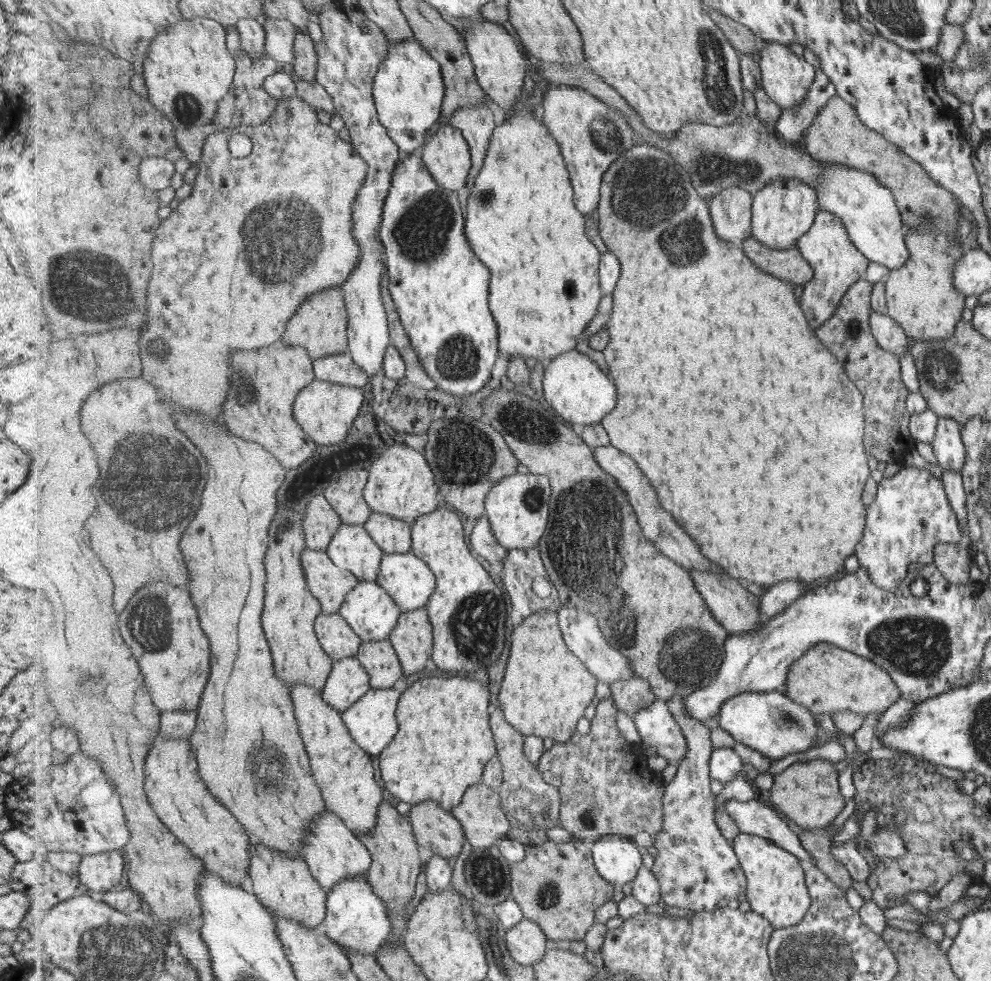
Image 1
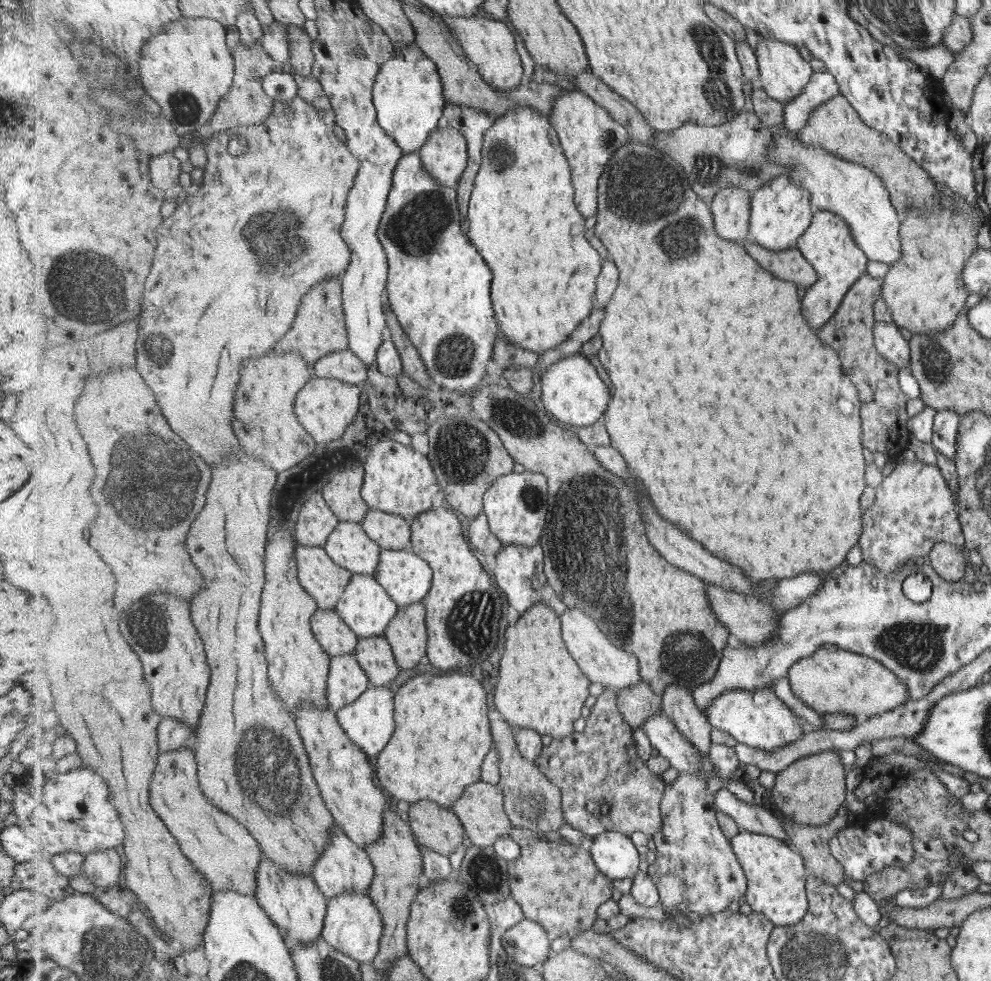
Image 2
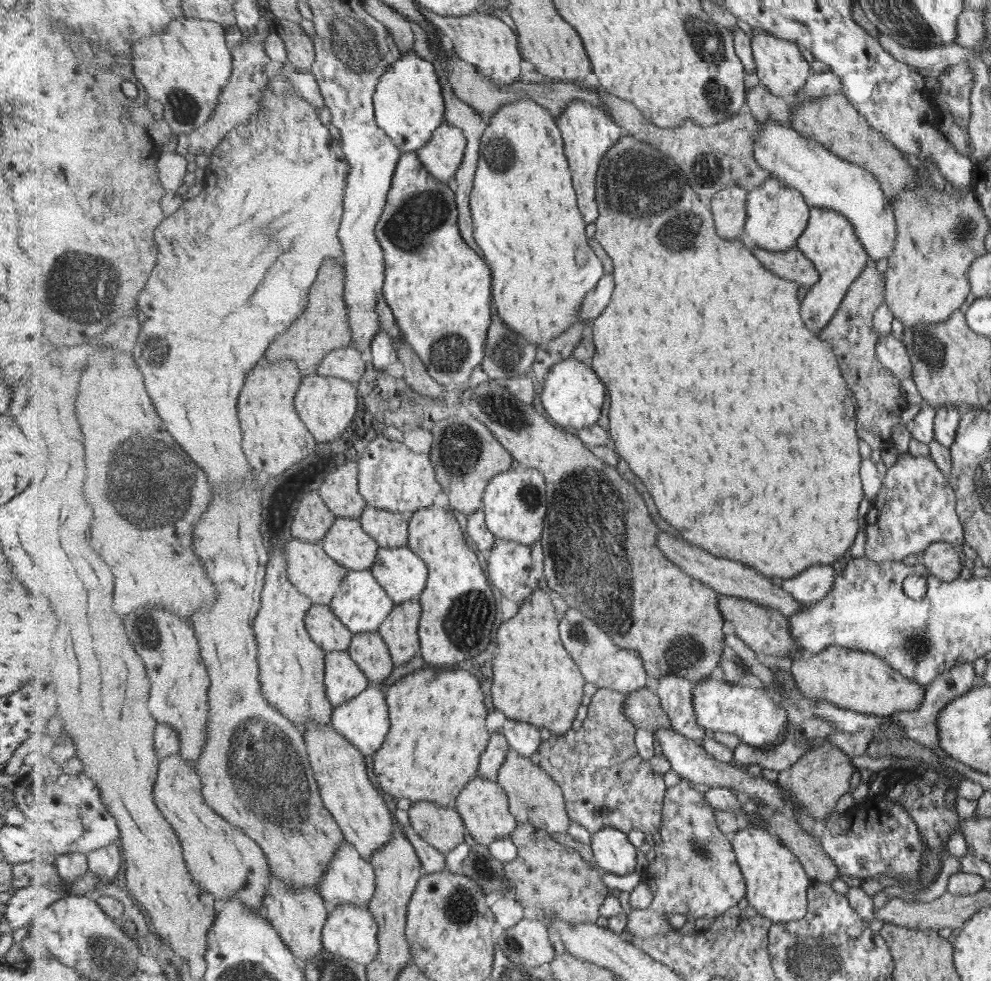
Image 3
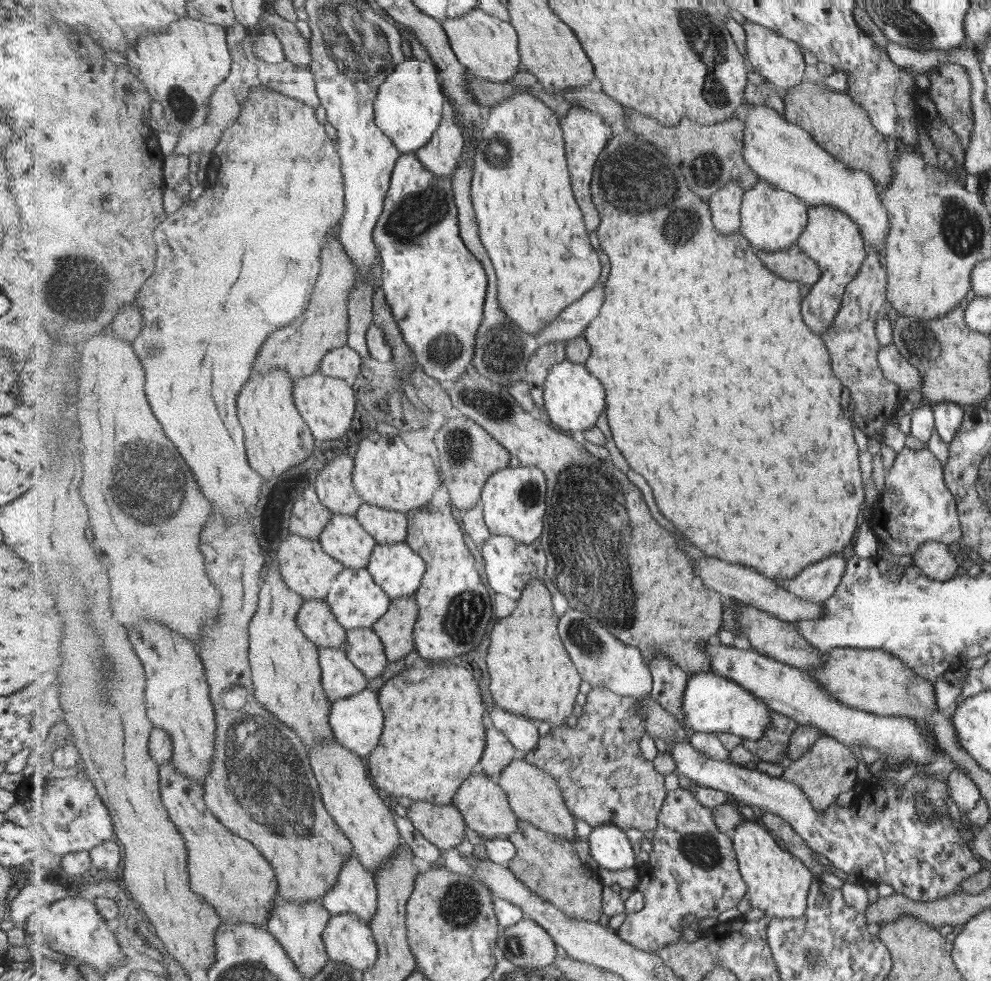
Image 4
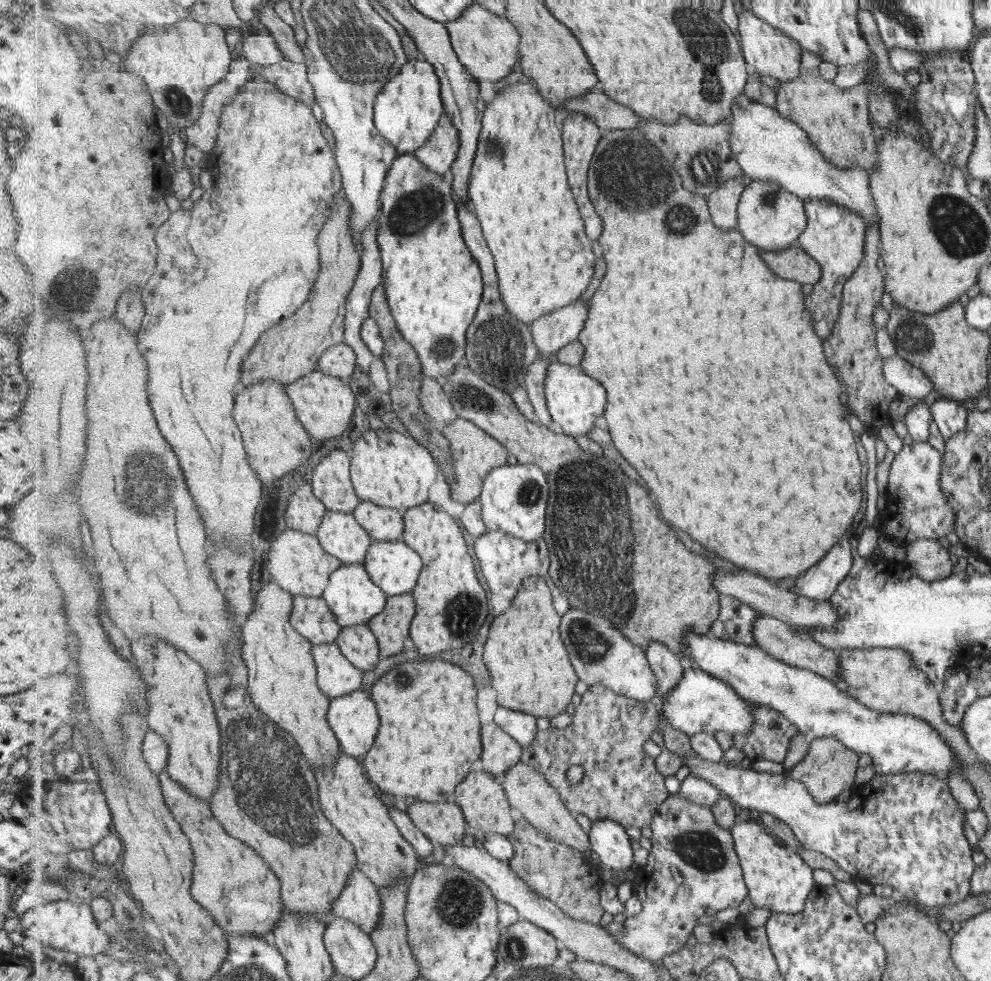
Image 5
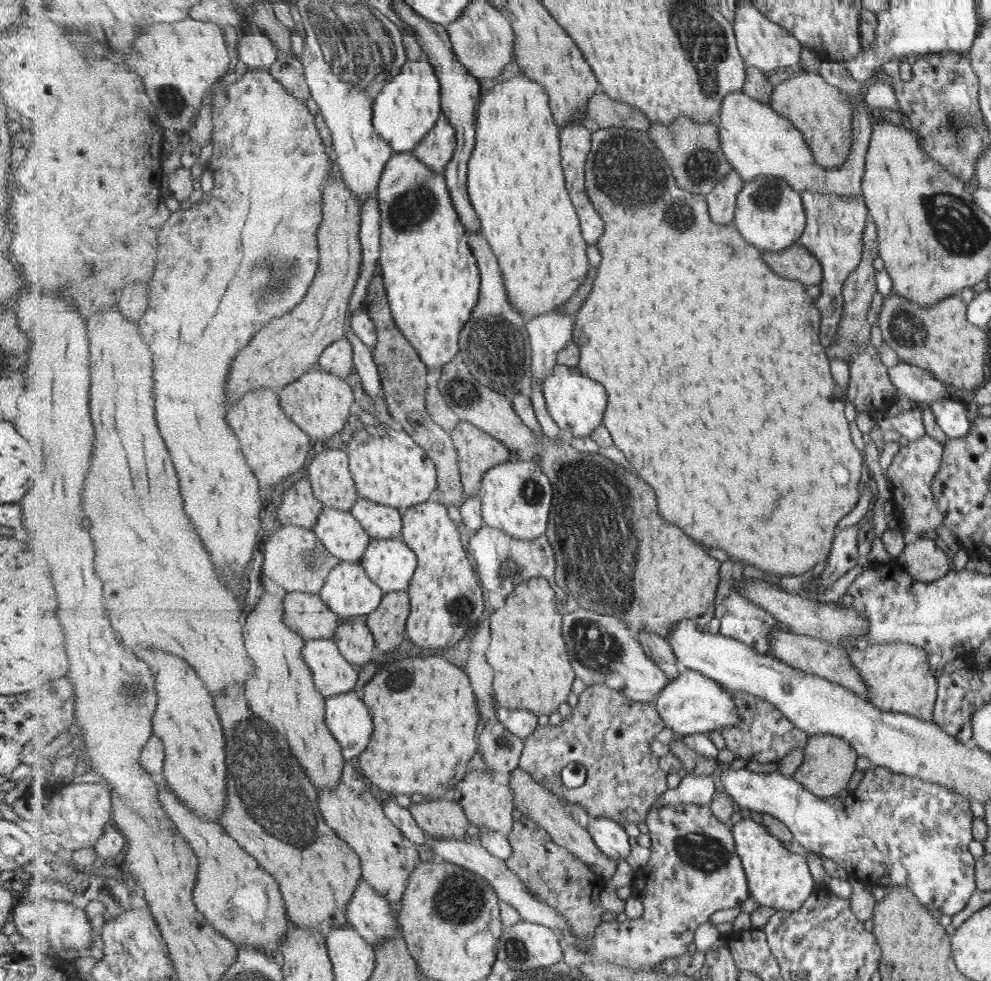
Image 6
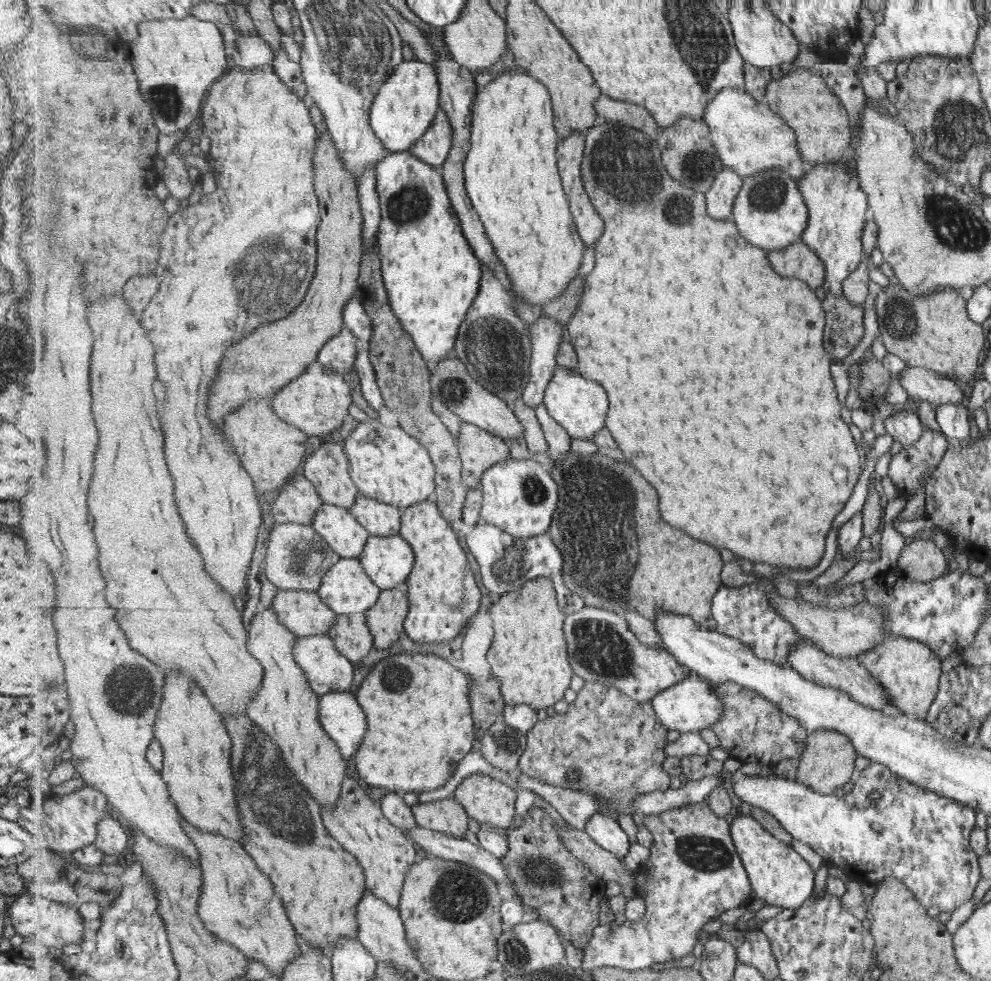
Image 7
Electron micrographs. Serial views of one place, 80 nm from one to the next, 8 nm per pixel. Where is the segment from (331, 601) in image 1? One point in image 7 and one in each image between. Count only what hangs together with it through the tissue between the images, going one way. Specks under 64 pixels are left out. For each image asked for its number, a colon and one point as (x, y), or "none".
2: (325, 580)
3: (318, 576)
4: (305, 567)
5: (298, 562)
6: (294, 555)
7: (298, 558)

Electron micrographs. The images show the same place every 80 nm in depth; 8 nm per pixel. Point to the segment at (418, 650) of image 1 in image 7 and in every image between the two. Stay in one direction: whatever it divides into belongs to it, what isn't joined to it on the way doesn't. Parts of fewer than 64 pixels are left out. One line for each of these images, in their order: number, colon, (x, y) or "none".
2: (408, 635)
3: (401, 631)
4: (396, 628)
5: (392, 627)
6: (388, 624)
7: (386, 620)

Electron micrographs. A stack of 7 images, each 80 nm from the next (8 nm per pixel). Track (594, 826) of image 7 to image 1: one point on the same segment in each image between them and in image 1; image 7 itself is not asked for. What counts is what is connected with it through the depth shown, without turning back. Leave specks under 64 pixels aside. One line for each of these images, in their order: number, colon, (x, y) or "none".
1: (617, 859)
2: (614, 853)
3: (613, 852)
4: (611, 848)
5: (610, 841)
6: (611, 836)

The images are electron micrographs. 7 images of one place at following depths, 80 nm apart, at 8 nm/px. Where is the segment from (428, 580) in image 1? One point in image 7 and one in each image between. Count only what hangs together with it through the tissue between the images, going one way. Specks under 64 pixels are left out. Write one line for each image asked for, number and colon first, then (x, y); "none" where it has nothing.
2: (407, 577)
3: (404, 575)
4: (397, 568)
5: (396, 567)
6: (390, 563)
7: (389, 560)

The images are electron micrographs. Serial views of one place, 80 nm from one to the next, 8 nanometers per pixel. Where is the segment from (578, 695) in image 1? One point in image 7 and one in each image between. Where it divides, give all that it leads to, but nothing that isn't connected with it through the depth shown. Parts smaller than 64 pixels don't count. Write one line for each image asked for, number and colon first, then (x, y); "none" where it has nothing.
2: (541, 686)
3: (537, 681)
4: (532, 673)
5: (532, 672)
6: (532, 668)
7: (530, 654)

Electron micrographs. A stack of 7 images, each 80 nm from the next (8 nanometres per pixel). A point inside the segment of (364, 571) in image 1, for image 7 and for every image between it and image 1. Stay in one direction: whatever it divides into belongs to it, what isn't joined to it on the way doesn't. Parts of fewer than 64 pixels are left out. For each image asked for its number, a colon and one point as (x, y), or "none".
2: (349, 545)
3: (347, 542)
4: (345, 538)
5: (342, 535)
6: (345, 537)
7: (339, 528)

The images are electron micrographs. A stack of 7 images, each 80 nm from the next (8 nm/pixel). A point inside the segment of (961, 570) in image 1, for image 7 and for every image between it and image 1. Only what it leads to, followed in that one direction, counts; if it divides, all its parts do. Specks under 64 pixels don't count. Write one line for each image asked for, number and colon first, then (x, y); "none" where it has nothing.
2: (946, 560)
3: (940, 559)
4: (934, 560)
5: (929, 561)
6: (922, 560)
7: (918, 561)

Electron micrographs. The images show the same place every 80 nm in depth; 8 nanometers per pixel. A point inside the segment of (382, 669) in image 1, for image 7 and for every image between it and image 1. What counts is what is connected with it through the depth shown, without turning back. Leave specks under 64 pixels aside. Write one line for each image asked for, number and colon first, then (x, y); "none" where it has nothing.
2: (375, 654)
3: (370, 651)
4: (364, 646)
5: (359, 643)
6: (355, 639)
7: (353, 637)

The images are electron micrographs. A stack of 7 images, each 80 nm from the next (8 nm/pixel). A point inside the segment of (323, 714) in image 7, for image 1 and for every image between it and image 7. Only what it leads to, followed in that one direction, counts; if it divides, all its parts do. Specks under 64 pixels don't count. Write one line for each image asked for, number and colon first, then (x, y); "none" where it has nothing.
1: (372, 720)
2: (368, 721)
3: (364, 720)
4: (358, 721)
5: (354, 717)
6: (350, 720)

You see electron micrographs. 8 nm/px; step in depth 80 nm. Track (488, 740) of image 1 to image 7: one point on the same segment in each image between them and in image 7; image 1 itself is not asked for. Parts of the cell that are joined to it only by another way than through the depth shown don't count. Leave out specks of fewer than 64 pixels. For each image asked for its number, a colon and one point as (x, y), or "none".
2: (443, 736)
3: (440, 734)
4: (434, 734)
5: (430, 736)
6: (425, 713)
7: (419, 708)

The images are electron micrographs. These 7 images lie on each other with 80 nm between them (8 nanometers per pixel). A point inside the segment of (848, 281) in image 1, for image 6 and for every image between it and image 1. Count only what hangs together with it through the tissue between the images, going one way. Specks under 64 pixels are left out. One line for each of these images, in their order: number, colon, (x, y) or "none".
2: (829, 245)
3: (830, 240)
4: (832, 238)
5: (834, 237)
6: (836, 223)

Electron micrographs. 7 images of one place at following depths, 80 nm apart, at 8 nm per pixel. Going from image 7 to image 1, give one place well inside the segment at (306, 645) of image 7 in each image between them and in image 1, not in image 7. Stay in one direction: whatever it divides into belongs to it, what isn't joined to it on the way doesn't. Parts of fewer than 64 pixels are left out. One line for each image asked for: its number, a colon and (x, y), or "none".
1: (349, 681)
2: (347, 681)
3: (344, 680)
4: (341, 678)
5: (337, 676)
6: (333, 674)

